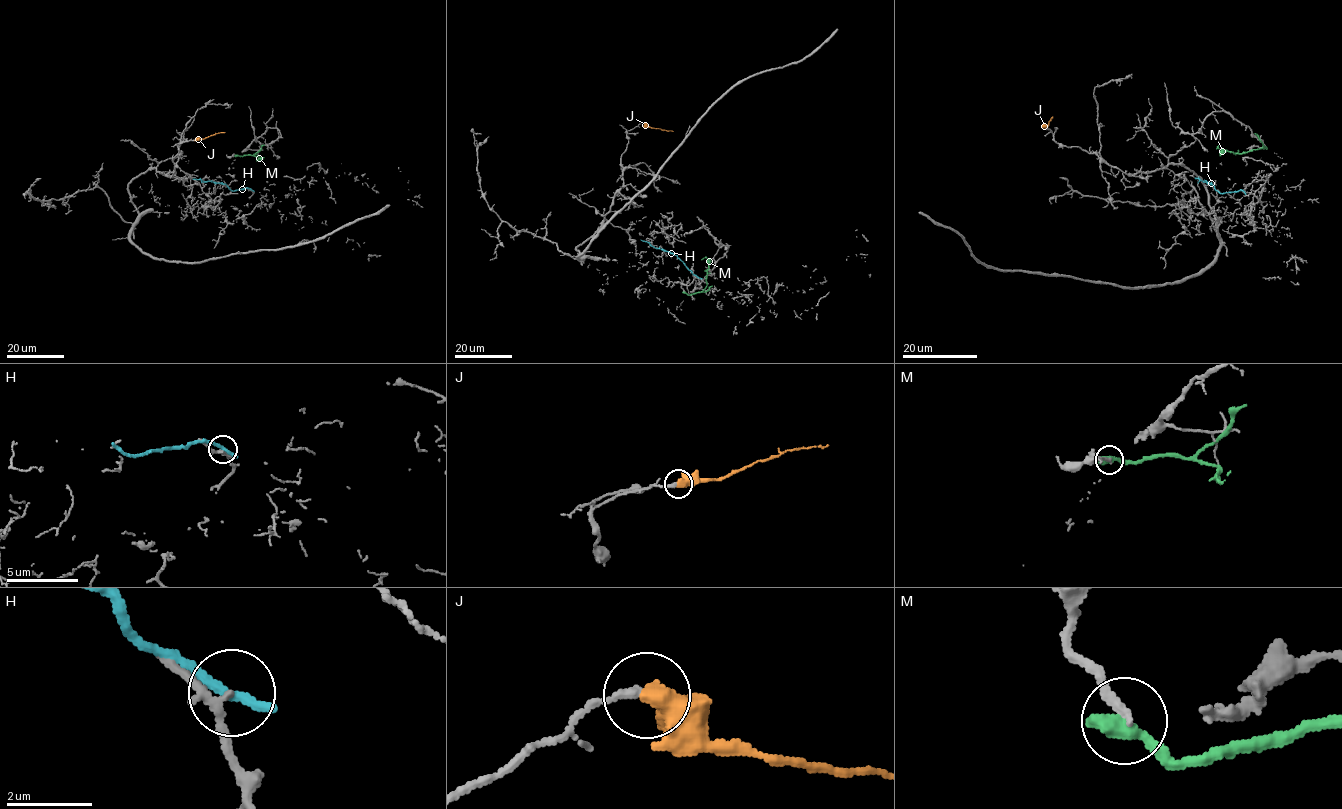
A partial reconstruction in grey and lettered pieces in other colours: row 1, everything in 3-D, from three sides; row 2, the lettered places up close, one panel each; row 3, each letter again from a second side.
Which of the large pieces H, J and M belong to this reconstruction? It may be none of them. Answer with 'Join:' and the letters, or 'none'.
Join: none

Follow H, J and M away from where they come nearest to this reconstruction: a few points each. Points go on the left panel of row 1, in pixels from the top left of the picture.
H: (251, 189), (231, 191), (224, 183), (192, 178)
J: (195, 140), (225, 132)
M: (236, 156), (253, 155), (259, 160), (260, 158), (253, 154)

